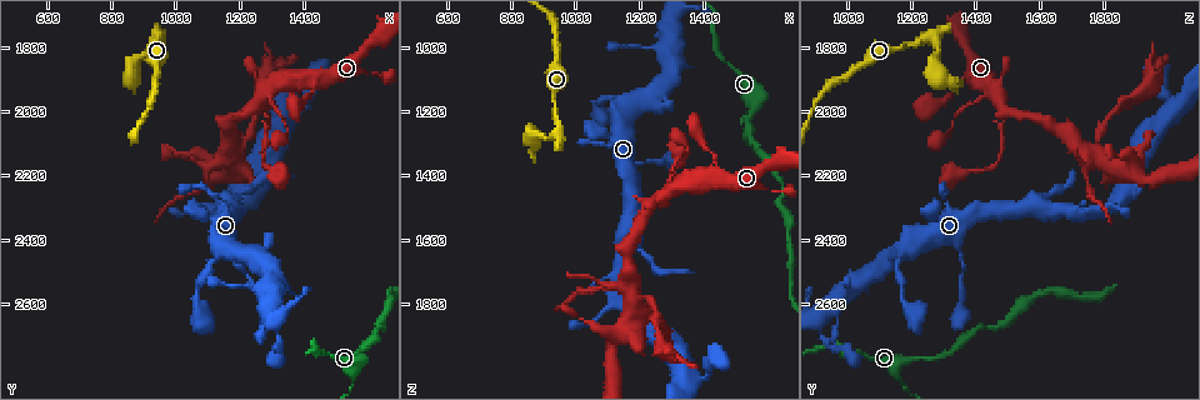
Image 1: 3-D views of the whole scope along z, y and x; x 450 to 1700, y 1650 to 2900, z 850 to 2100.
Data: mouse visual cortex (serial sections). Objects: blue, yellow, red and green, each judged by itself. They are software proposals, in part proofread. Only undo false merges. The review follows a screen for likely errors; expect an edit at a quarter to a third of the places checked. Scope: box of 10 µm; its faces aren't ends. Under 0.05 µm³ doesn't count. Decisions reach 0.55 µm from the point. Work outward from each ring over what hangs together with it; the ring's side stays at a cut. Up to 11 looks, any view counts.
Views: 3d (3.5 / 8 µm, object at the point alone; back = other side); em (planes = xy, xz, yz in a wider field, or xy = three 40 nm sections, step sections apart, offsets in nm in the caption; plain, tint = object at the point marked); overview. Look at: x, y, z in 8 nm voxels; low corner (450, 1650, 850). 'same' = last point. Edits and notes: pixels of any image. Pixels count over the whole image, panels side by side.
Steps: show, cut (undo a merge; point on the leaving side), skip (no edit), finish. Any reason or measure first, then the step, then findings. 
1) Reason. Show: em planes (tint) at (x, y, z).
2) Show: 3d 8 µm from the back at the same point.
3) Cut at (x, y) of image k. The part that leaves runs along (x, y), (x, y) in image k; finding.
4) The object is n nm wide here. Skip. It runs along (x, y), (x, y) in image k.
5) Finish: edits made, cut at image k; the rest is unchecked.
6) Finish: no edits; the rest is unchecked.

Small branch off a trunk. Show: em xy step 2 (tint) at (1260, 1960, 1470).

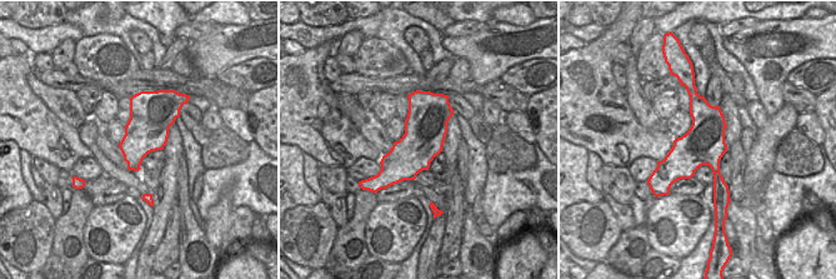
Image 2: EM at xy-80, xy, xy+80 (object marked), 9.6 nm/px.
Wider look. Show: 3d 3.5 µm at the same point.

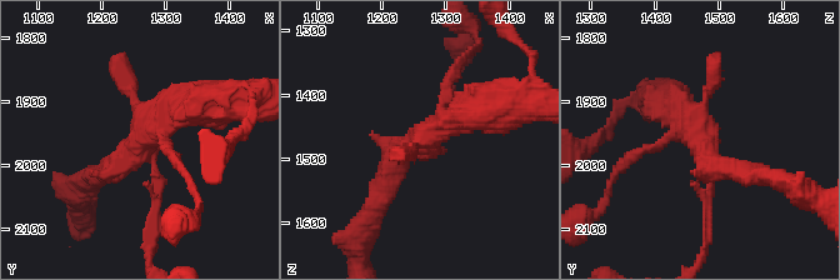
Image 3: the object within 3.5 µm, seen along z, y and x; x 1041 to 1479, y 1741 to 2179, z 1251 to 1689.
Skip. It runs along (479, 109), (403, 150), (379, 199) in image 3; all the same cell.

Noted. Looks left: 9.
Thin neck. Show: 3d 8 µm from the back at (930, 1780, 1230).

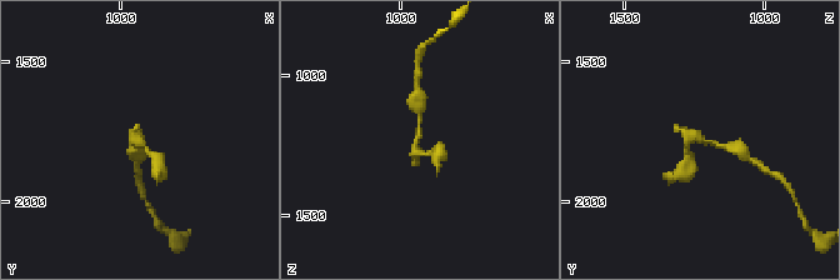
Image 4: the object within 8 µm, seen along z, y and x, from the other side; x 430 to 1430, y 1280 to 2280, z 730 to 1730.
Show: em xy step 3 (tint) at the same point.

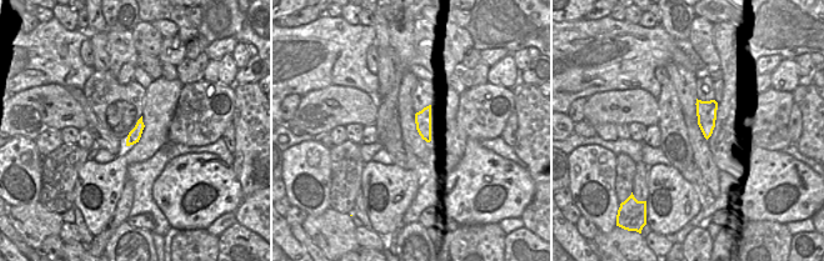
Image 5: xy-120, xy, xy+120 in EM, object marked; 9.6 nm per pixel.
Skip. It runs along (419, 104), (414, 150), (429, 153) in image 4; continuous, no second cell.

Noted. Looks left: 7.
A narrow waist. Show: 3d 8 µm at (1190, 2480, 1360).

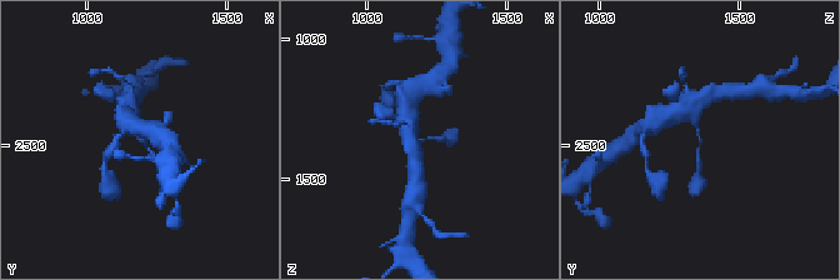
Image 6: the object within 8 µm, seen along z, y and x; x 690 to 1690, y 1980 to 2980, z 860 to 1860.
Show: 3d 3.5 µm at the same point.

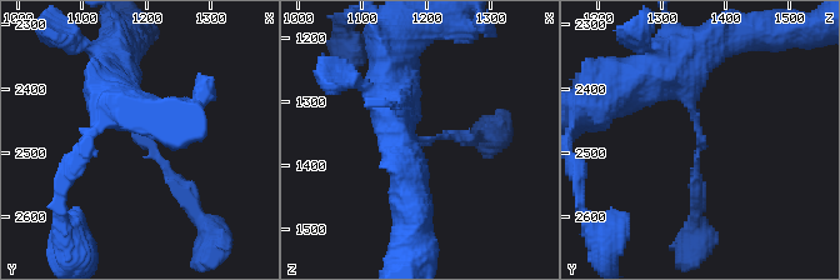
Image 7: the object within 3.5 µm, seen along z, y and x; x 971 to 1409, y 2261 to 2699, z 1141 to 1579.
The arms are 150, 400 nm wide. Show: em xy step 5 (tint) at (1195, 2470, 1360).

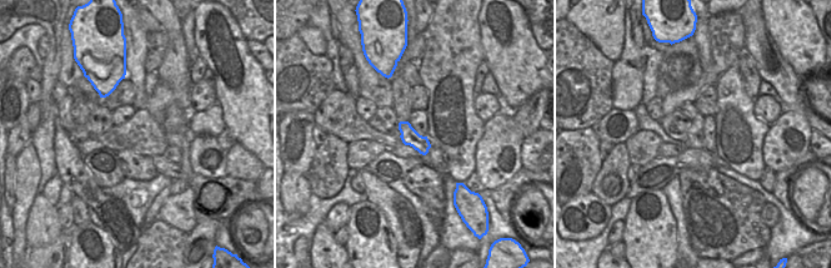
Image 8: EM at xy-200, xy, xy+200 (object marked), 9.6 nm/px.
Skip. It runs along (114, 60), (129, 121), (190, 201) in image 7; continuous, no second cell.

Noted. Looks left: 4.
Four arms meet. Show: 3d 3.5 µm at (1190, 2130, 1780).

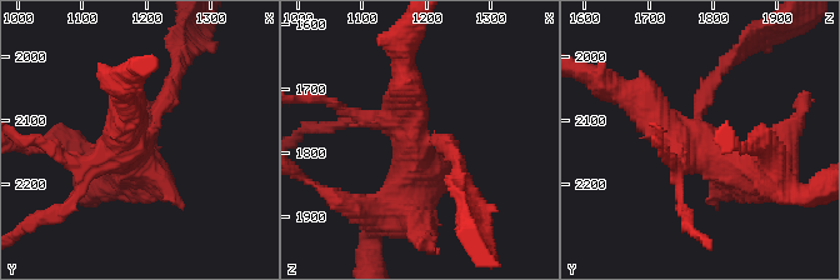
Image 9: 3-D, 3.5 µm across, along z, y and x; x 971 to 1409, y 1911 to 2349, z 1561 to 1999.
4 arms meet here; the arms are 200, 200, 400, 500 nm wide; now the EM. Show: em xy step 1 (tint) at (1185, 2130, 1780).

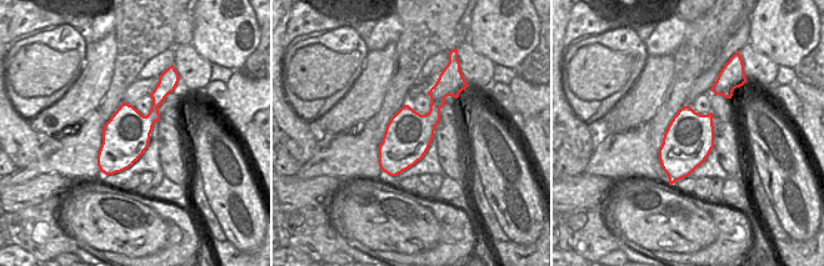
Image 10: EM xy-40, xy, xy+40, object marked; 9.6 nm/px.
Skip. It runs along (634, 99), (679, 141), (765, 173) in image 9; all the same cell.

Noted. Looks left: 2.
Calibre changes. Show: 3d 3.5 µm from the back at (1550, 2770, 1240).

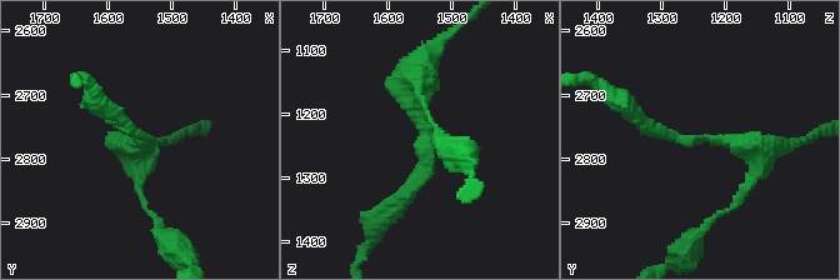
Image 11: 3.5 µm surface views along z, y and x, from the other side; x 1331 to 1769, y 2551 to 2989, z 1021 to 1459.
Shape alone is not enough. Show: em xy step 1 (tint) at (1540, 2770, 1235).

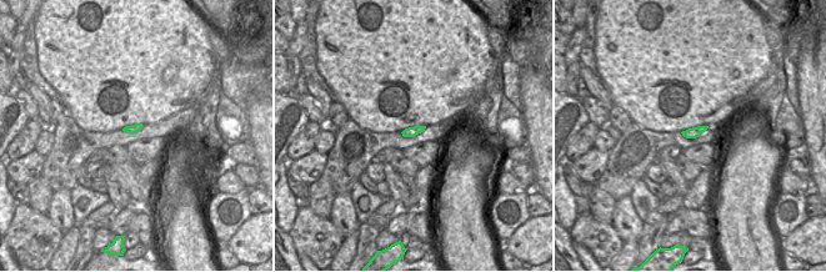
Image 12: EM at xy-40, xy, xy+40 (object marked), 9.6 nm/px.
The object is 100 nm wide here. Skip. It runs along (430, 61), (426, 164), (396, 205) in image 11; continuous, no second cell.

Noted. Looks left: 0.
Finish: no edits; the rest is unchecked.

